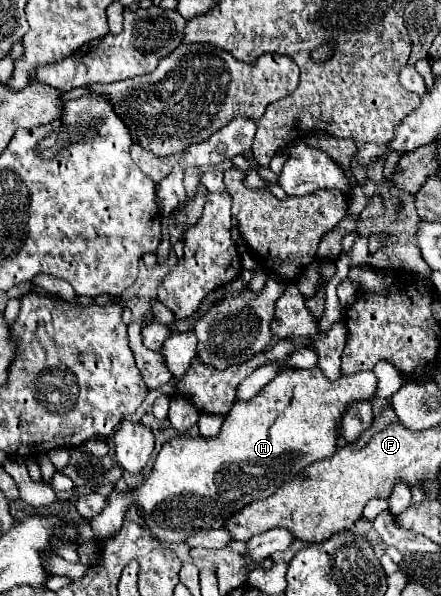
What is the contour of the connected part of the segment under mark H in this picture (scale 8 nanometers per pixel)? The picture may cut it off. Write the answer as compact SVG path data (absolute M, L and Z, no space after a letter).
M317 367L279 373L253 399L237 401L215 437L173 437L163 445L155 459L153 471L143 479L139 487L127 491L111 491L101 515L89 519L95 541L105 543L107 539L111 539L121 529L129 507L143 509L143 527L149 529L151 535L155 535L159 541L179 543L193 535L193 531L209 531L223 527L227 517L235 515L241 507L257 499L267 499L275 493L275 489L297 477L305 467L333 455L337 449L335 427L339 425L345 407L351 401L373 399L375 387L377 377L371 371L341 375L341 379L337 381L325 379L325 375L317 371Z

